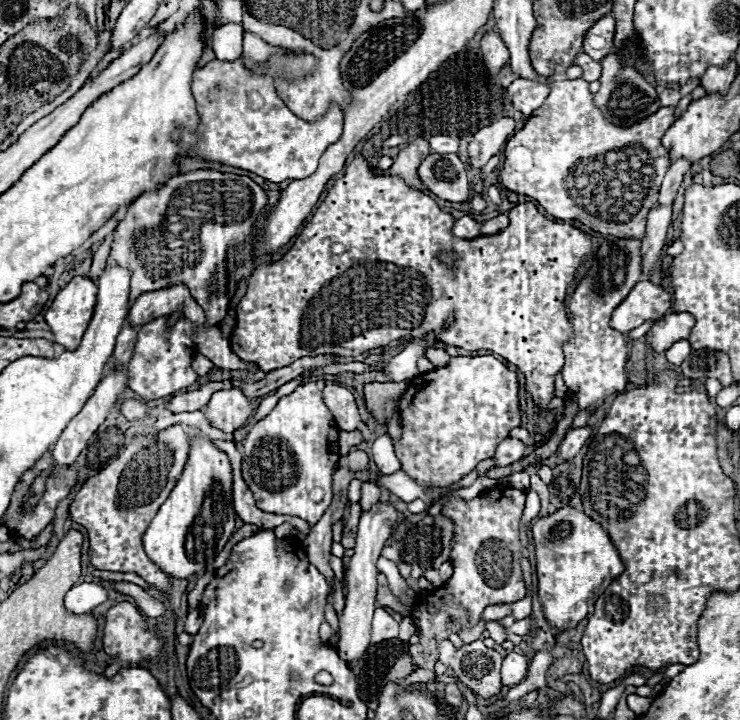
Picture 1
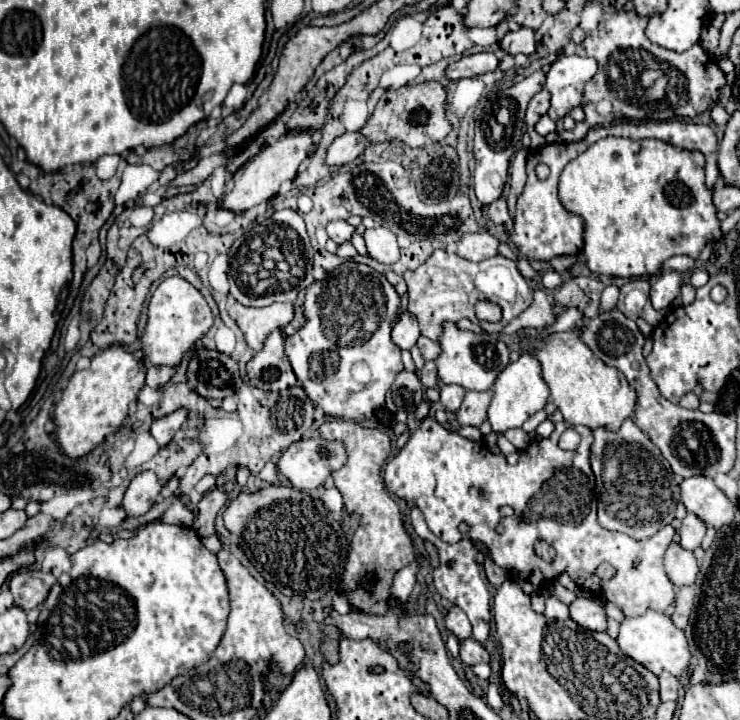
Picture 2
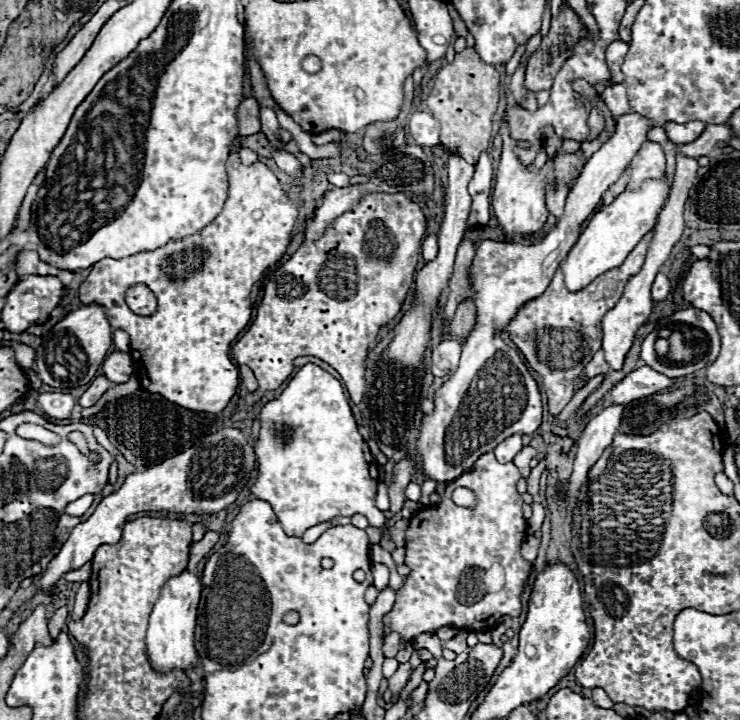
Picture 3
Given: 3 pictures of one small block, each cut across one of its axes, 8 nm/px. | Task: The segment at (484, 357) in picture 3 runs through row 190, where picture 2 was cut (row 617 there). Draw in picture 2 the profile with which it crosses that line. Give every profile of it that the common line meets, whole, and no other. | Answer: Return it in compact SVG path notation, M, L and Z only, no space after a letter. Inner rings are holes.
M576 598L570 606L570 618L586 628L586 630L606 630L606 612L604 606L596 600L588 600L588 598Z

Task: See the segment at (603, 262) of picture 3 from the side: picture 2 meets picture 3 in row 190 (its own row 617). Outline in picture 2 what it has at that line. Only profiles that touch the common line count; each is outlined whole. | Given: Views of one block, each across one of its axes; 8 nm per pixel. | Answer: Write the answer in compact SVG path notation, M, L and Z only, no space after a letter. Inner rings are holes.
M650 610L650 612L644 612L642 616L634 616L634 618L626 616L620 622L620 632L618 632L616 642L626 656L640 662L656 676L662 670L668 670L672 676L680 676L688 668L688 662L690 662L690 650L688 650L684 632L680 628L676 628L672 624L672 620L662 612Z

